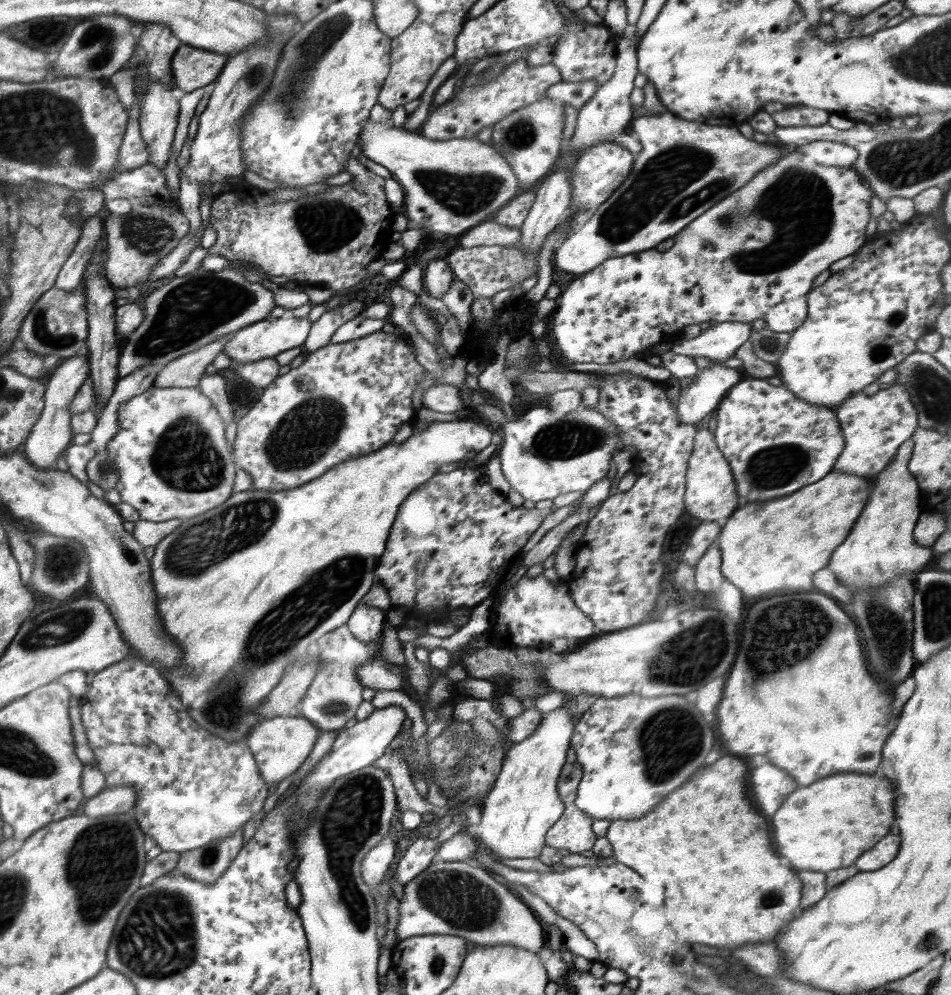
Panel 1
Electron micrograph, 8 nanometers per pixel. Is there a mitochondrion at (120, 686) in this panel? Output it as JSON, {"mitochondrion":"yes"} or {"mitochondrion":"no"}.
{"mitochondrion":"no"}

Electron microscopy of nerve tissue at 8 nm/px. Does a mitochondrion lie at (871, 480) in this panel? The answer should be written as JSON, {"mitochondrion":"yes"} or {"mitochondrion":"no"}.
{"mitochondrion":"no"}

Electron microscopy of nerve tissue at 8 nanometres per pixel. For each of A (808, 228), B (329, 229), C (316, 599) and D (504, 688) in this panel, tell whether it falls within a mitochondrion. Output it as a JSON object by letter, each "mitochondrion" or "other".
{"A":"mitochondrion","B":"mitochondrion","C":"mitochondrion","D":"other"}

